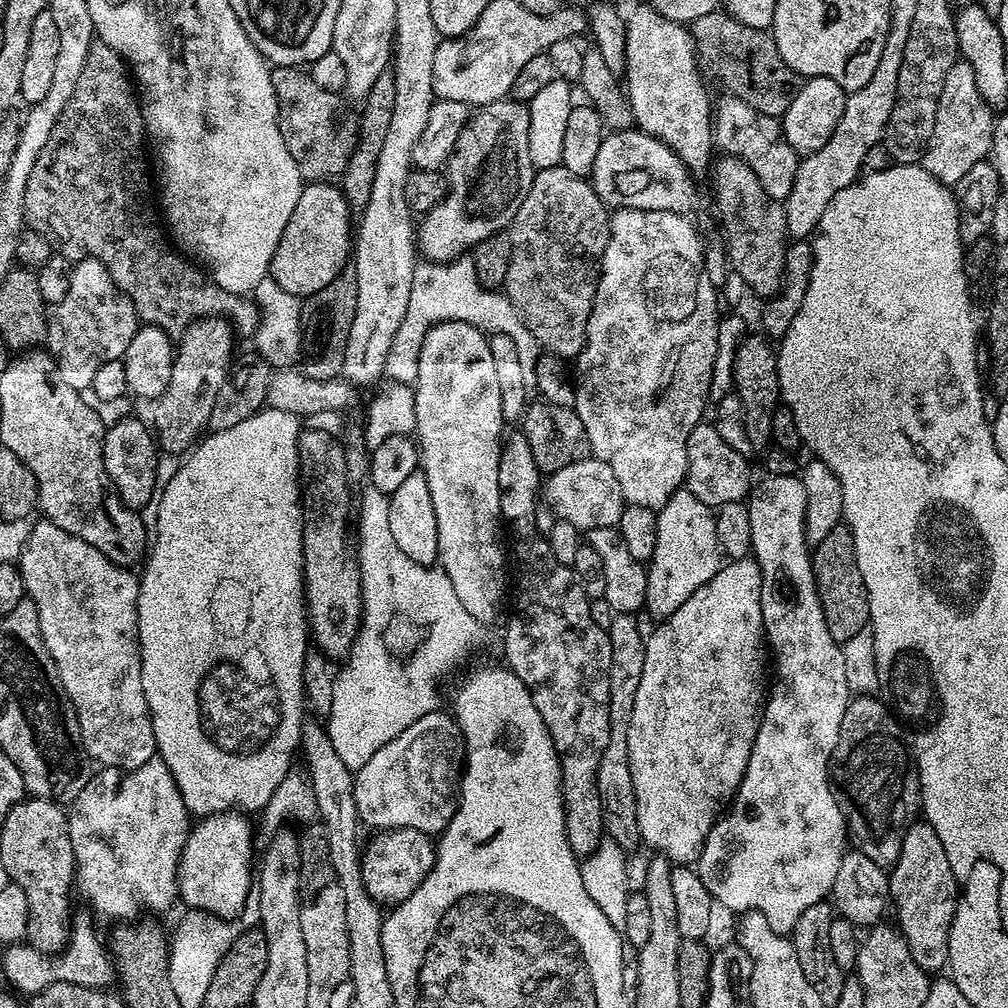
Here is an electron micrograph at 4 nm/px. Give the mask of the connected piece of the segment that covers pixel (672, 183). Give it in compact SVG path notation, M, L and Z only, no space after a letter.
M637 128L615 129L605 135L590 173L590 183L601 201L612 208L666 210L692 213L698 202L693 175L660 139Z

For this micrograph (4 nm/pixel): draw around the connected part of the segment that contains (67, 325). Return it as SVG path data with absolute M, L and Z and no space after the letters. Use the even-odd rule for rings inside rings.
M91 258L75 261L70 290L62 302L51 305L46 316L46 351L58 366L62 382L74 386L76 392L91 388L94 374L106 362L121 359L130 346L138 327L136 308L128 295L110 278L110 270L102 262Z

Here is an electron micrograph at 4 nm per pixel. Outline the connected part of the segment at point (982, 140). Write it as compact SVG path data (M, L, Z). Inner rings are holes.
M957 58L946 74L946 82L942 82L942 94L938 94L934 134L930 134L930 142L922 157L922 167L935 180L955 186L972 167L978 166L978 162L989 159L993 127L994 109L982 98L978 81L974 79L973 67L963 58Z

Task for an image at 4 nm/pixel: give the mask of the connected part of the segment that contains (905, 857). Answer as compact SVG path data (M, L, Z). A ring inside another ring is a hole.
M924 820L913 821L907 828L902 840L902 853L889 871L888 879L889 899L892 908L896 910L896 926L903 934L907 949L914 962L918 963L924 972L936 974L940 968L948 963L949 956L949 930L952 925L953 914L956 912L958 899L958 881L953 871L950 870L950 862L947 861L946 850L942 847L933 828Z

